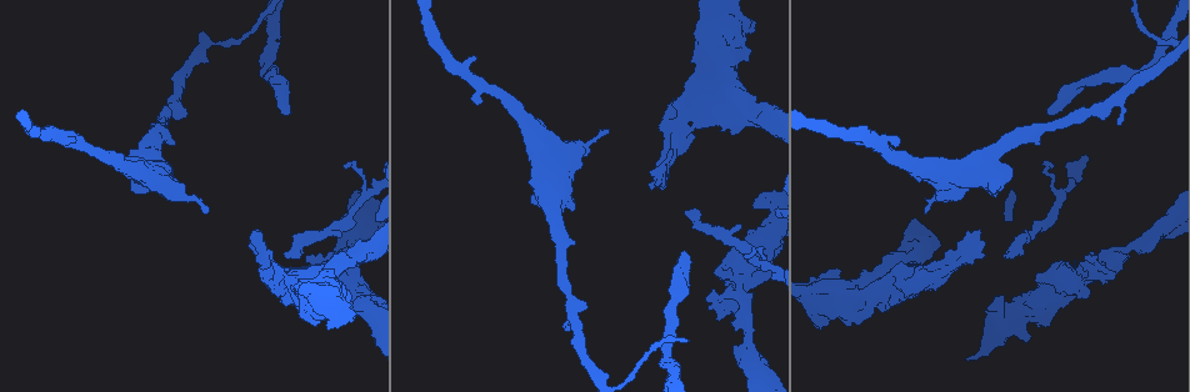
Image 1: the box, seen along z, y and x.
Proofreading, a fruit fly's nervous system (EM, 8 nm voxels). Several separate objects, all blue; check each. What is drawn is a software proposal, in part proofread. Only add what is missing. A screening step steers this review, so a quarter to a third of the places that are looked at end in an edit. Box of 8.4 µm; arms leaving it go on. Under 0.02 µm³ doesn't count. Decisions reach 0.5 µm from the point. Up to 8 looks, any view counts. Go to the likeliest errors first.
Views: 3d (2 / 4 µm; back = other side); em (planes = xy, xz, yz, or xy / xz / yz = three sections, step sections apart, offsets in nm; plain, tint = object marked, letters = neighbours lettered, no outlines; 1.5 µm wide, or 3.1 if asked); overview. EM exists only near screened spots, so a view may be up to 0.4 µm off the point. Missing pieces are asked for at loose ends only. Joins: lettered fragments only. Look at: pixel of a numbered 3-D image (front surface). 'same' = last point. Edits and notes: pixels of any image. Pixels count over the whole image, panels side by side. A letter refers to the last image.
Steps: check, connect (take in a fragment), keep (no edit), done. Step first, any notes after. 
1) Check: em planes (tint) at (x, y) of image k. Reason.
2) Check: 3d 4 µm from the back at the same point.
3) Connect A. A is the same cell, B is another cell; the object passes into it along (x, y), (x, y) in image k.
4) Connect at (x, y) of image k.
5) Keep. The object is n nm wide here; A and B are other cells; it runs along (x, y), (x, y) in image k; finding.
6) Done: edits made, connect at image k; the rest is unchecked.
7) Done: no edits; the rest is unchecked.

Check: em planes (letters) at (926, 212) of image 1. Free end.

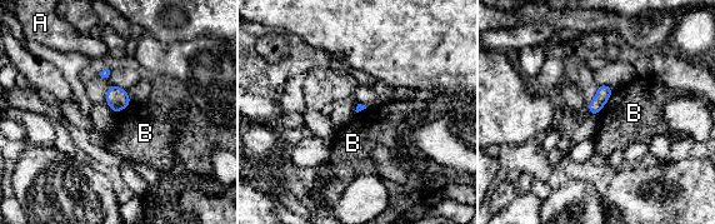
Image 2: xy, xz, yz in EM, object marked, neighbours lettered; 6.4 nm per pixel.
Keep. A and B are other cells; a border runs along (613, 90), (598, 114) in image 2; no lettered fragment goes on from it.

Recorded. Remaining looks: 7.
Check: 3d 4 µm at (900, 139) of image 1.

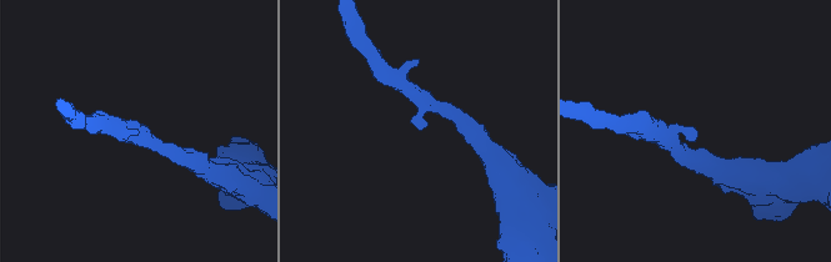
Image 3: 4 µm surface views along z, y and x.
Check: em planes (letters) at (422, 129) of image 3. The arms are 220, 240 nm wide; shape alone is not enough.

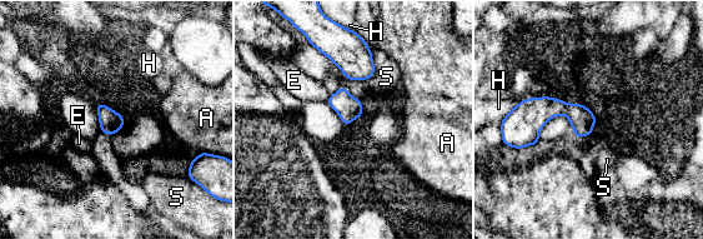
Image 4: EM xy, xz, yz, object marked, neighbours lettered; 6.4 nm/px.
Keep. A, E, H and S are other cells; a border runs along (331, 95), (326, 100) in image 4; none of them fits.

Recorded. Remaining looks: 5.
Check: em xz step 4 (letters) at (1004, 303) of image 1. An open end.

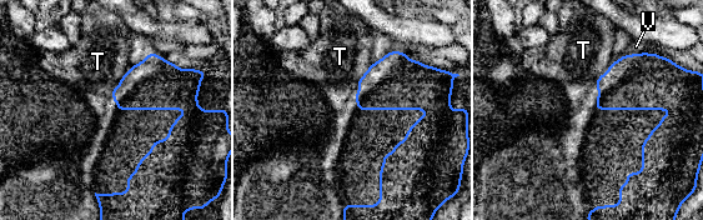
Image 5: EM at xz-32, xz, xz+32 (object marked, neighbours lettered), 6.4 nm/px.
Connect T. T is the same cell, V is another cell; the object passes into it along (395, 83), (365, 74), (340, 56) in image 5; the neuron continues.

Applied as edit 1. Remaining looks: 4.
Done: edits made, connect at image 5; the rest is unchecked.

